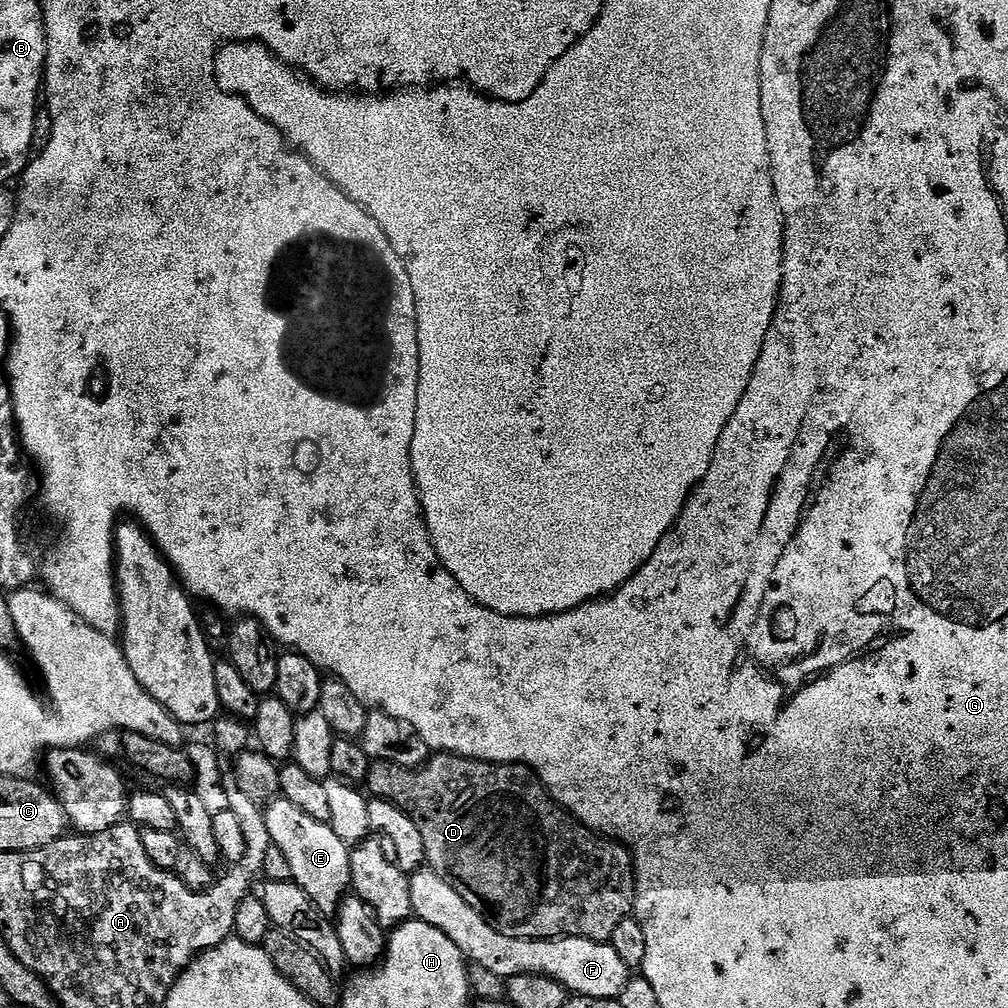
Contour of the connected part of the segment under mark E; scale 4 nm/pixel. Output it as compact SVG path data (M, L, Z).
M277 798L264 808L266 830L270 830L273 849L284 855L288 863L287 875L326 915L335 917L340 903L349 895L352 886L352 854L349 845L334 834L331 824L323 824L310 814L302 814L294 802Z

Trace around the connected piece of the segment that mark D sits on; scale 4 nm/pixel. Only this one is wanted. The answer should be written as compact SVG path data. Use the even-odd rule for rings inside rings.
M451 754L433 755L421 768L403 768L385 760L377 760L368 772L366 781L367 791L373 797L397 804L406 814L410 814L410 818L414 818L414 826L418 826L418 831L422 833L422 842L426 842L426 864L431 871L437 872L443 879L460 876L462 882L468 880L468 884L480 892L476 896L478 904L475 904L474 910L478 910L478 914L482 914L482 918L486 918L486 922L490 922L494 930L506 934L506 938L519 940L560 940L564 936L573 936L599 944L609 943L618 924L628 918L628 904L632 904L632 868L628 868L628 856L624 856L624 852L620 852L616 844L604 844L604 840L588 836L588 832L580 828L576 817L560 811L558 802L544 796L540 787L540 777L526 764L520 768L500 768L500 772L496 772L496 768L488 768L488 764L468 764L468 760L459 760Z

